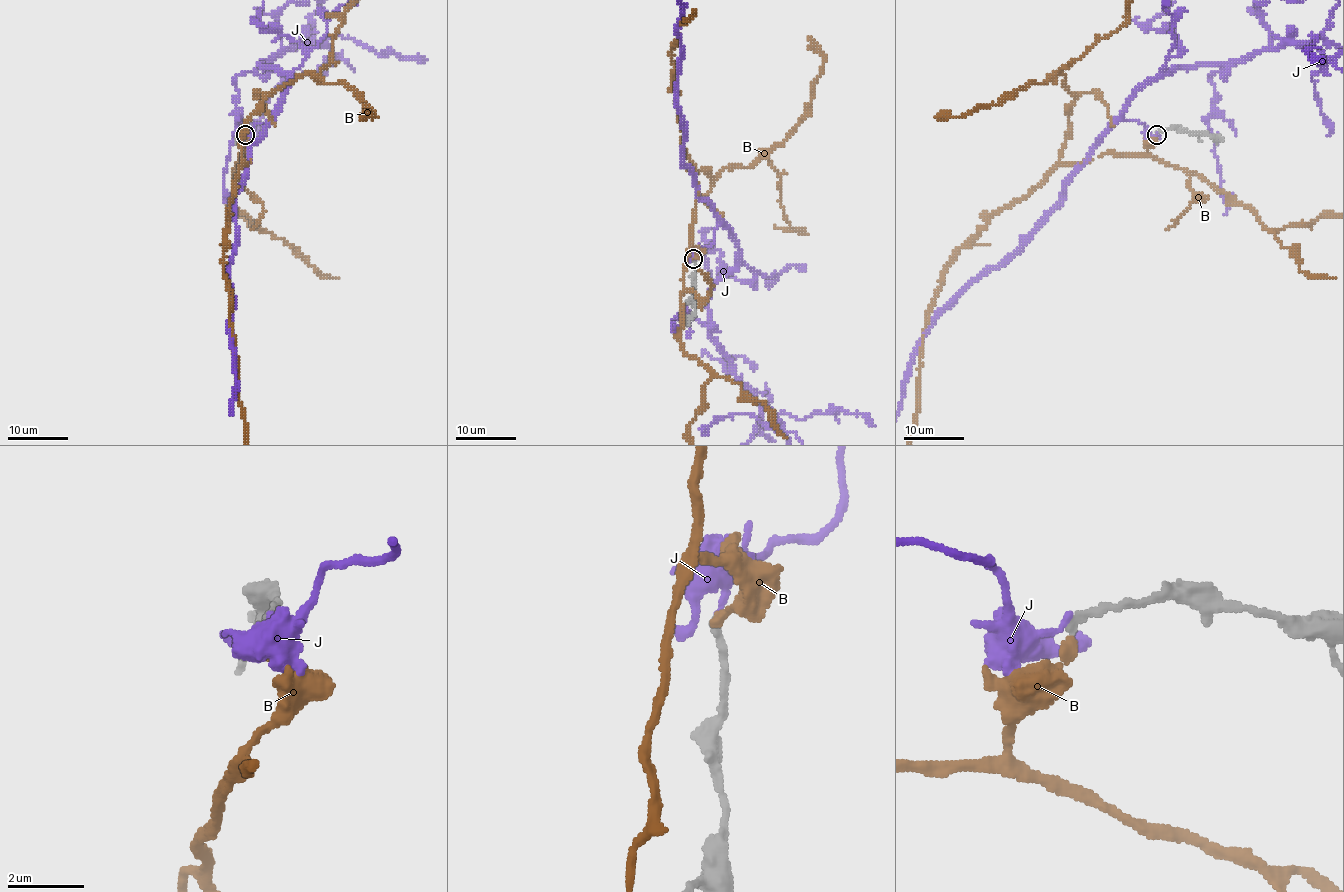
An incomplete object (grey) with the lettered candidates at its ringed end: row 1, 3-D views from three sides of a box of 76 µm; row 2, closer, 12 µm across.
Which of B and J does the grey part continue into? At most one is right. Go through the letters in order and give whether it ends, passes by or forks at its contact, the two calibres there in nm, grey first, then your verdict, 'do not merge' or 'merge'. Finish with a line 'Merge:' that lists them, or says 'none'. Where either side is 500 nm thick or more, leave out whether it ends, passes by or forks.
B: it ends; calibres 190 and 240 nm; merge
J: it ends; calibres 200 and 160 nm; do not merge
Merge: B

